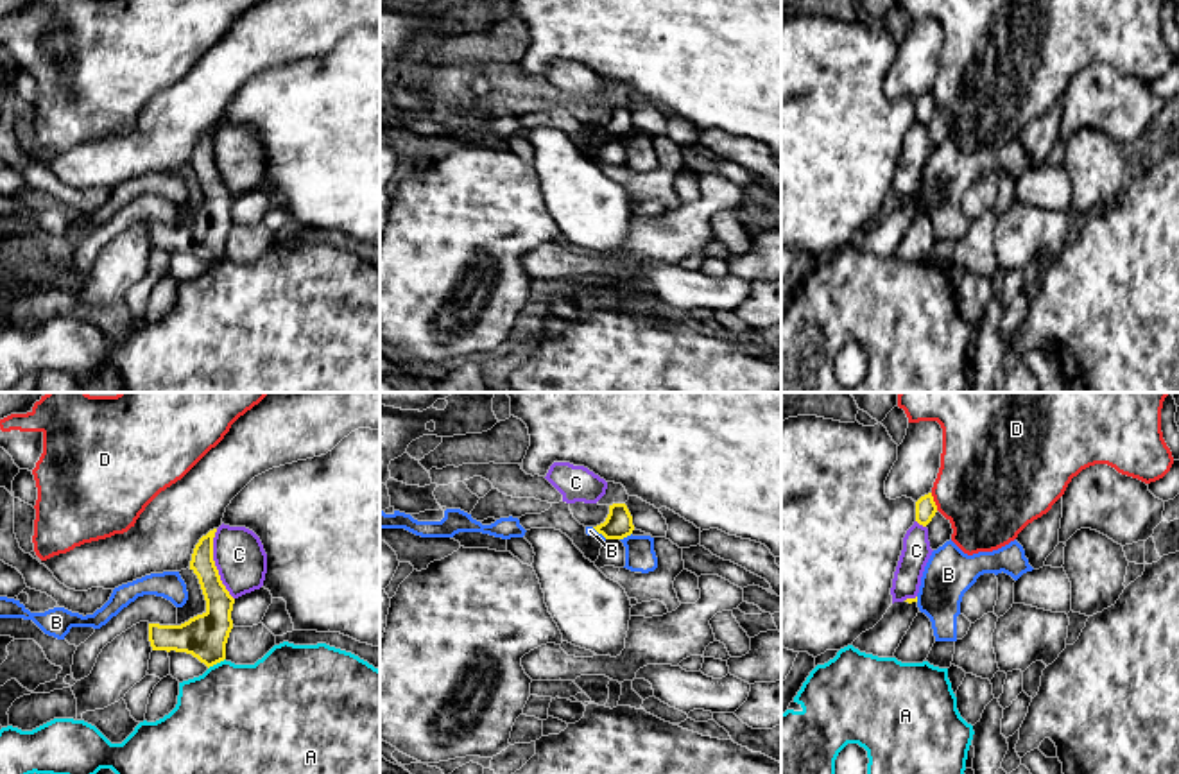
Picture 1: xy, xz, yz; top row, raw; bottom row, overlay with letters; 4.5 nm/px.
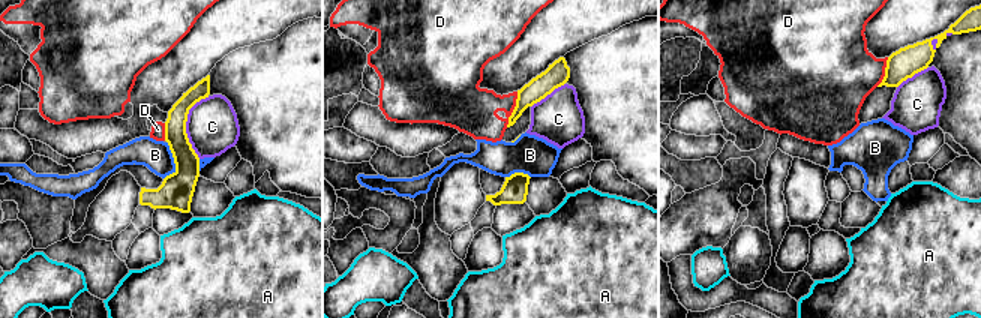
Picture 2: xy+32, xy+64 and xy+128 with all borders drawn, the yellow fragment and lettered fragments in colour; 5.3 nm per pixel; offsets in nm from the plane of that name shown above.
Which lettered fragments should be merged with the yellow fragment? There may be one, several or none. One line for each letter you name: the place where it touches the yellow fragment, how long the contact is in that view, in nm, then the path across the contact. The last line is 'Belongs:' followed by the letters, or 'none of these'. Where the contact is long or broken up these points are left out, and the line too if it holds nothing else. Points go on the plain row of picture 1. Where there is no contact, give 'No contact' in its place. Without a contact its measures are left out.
Belongs: none of these

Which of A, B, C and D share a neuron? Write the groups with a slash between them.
A / B / C / D

